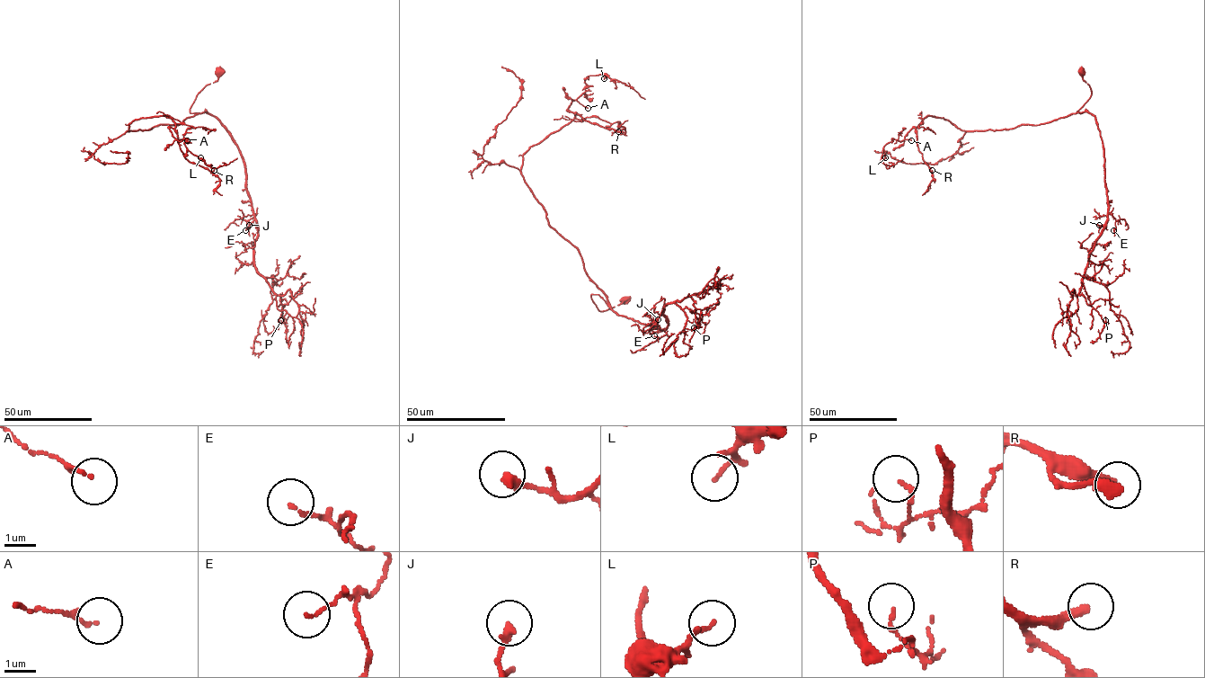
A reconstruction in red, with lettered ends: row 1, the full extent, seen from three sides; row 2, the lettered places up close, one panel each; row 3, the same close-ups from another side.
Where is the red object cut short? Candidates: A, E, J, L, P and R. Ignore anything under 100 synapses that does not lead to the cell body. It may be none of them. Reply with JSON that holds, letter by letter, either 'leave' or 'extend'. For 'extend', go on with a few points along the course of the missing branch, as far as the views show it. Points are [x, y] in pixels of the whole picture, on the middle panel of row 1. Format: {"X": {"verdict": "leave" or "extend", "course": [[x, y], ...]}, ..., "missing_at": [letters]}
{"A": {"verdict": "leave"}, "E": {"verdict": "leave"}, "J": {"verdict": "leave"}, "L": {"verdict": "leave"}, "P": {"verdict": "leave"}, "R": {"verdict": "extend", "course": [[618, 131], [653, 135], [659, 128], [659, 117], [651, 106], [655, 108]]}, "missing_at": ["R"]}

